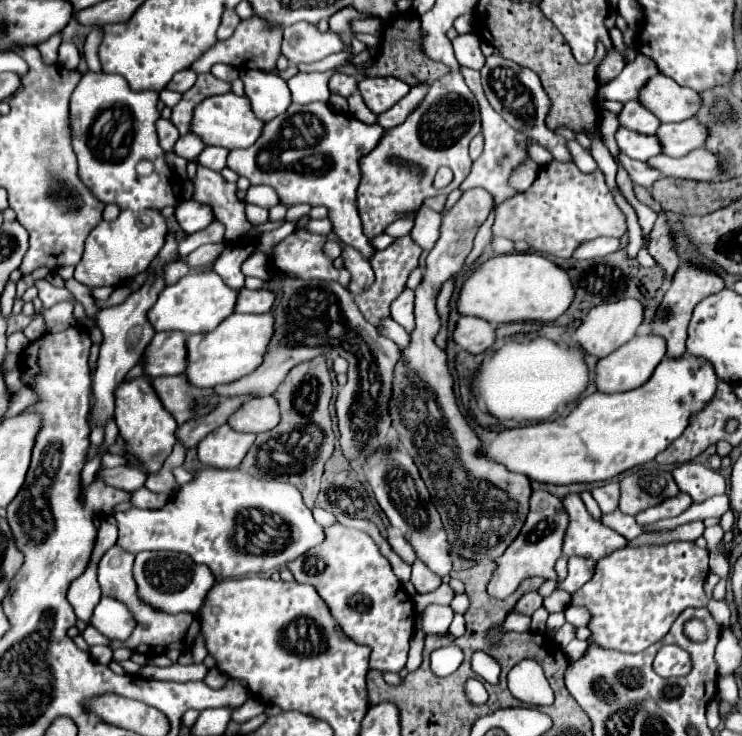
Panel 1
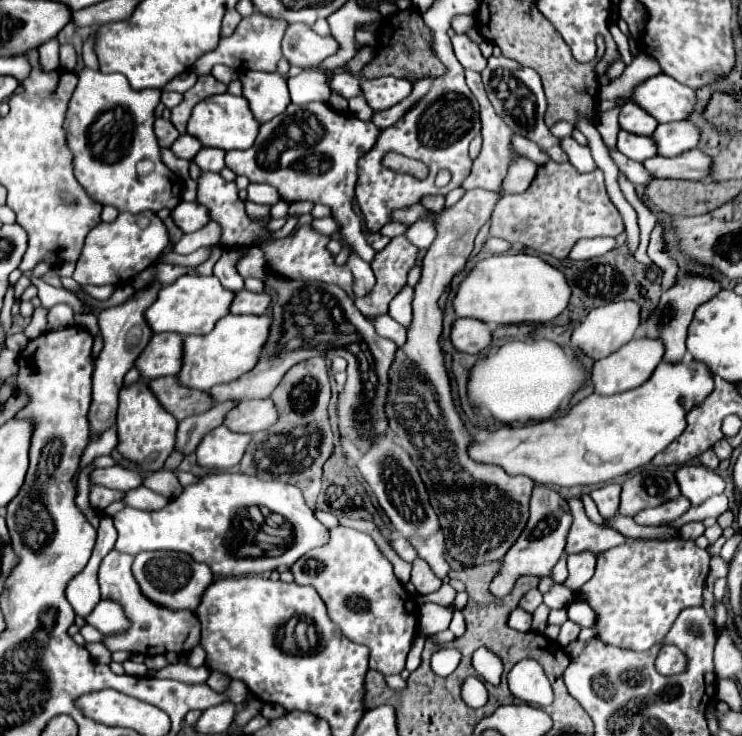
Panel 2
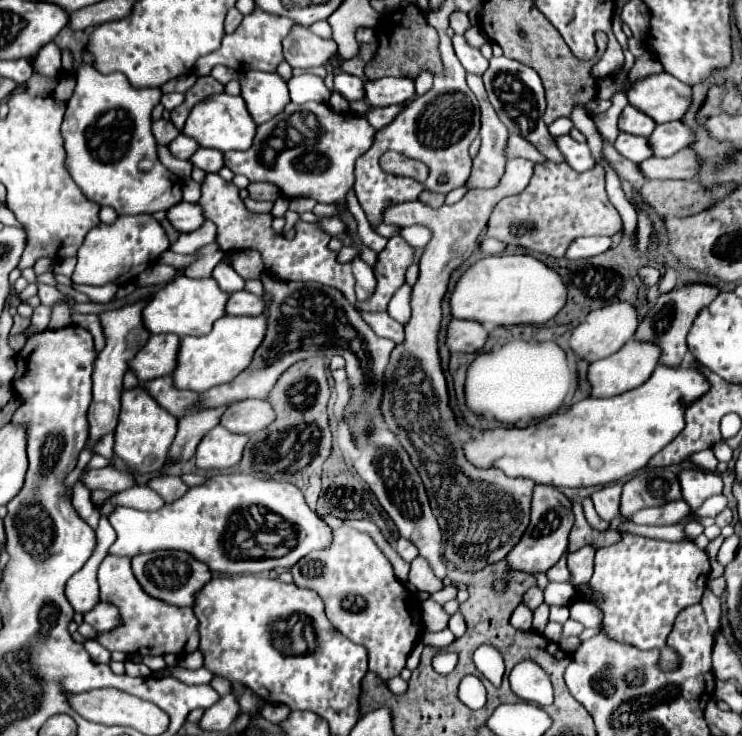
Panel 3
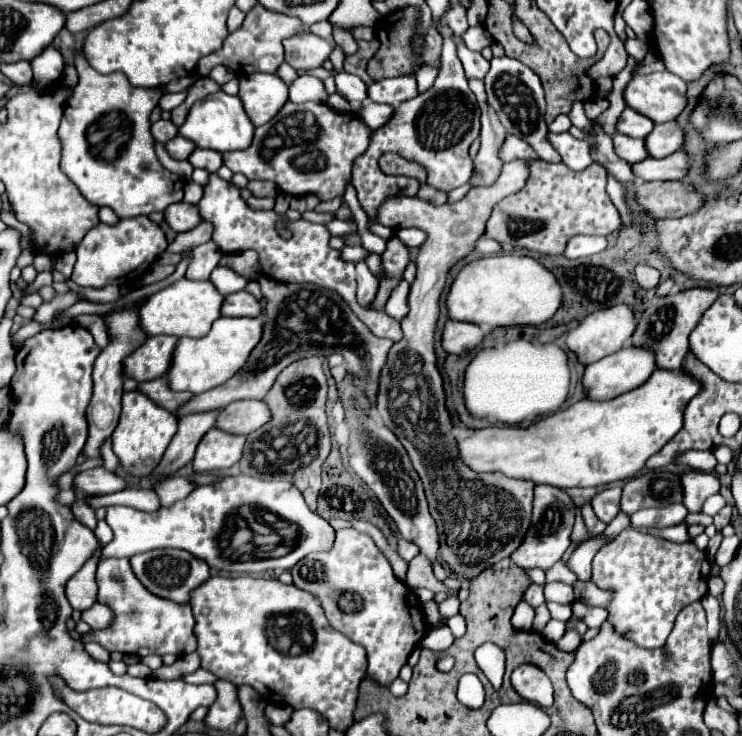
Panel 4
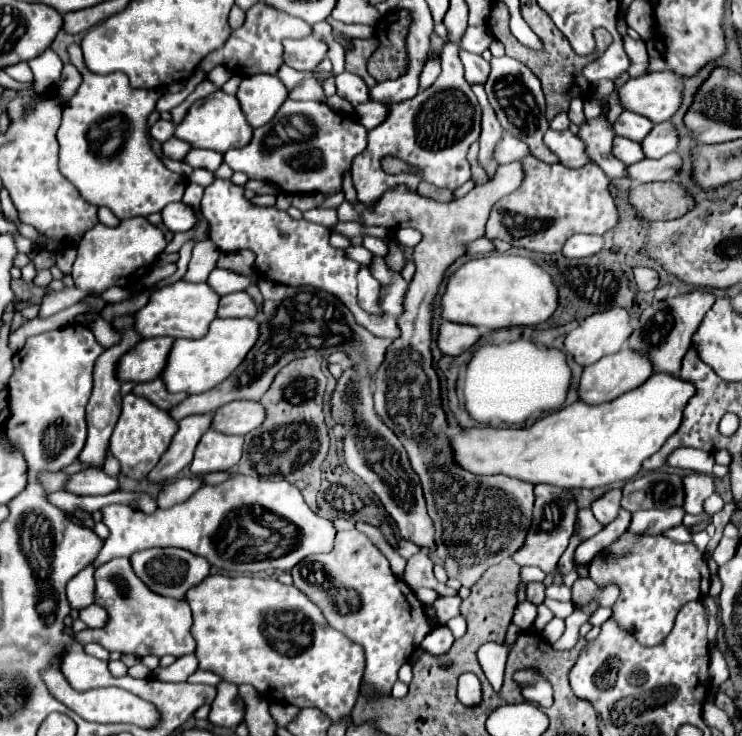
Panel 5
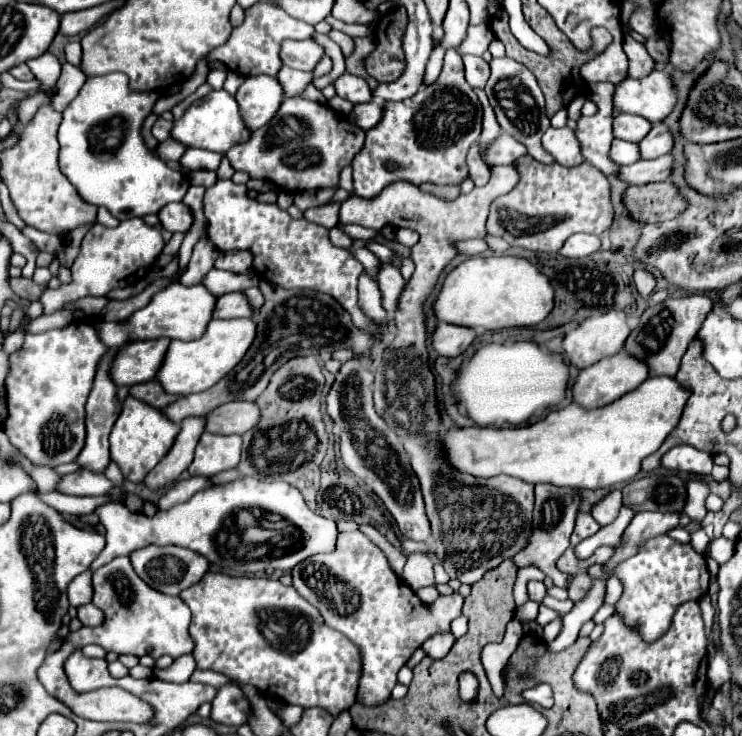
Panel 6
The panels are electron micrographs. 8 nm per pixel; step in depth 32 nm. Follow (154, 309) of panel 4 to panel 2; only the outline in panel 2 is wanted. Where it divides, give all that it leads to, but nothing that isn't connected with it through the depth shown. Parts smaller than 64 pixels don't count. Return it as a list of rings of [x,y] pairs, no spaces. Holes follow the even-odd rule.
[[[186,274],[158,292],[156,302],[146,310],[146,320],[154,332],[178,332],[182,336],[208,334],[212,332],[212,328],[220,318],[230,314],[232,300],[234,292],[224,288],[214,274],[210,276]]]

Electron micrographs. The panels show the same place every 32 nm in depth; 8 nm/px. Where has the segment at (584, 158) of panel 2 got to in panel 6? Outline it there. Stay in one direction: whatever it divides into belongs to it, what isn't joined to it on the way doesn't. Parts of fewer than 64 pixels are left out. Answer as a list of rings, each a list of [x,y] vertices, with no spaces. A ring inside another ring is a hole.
[[[548,128],[542,136],[542,144],[562,166],[576,166],[584,162],[580,142],[570,128]]]

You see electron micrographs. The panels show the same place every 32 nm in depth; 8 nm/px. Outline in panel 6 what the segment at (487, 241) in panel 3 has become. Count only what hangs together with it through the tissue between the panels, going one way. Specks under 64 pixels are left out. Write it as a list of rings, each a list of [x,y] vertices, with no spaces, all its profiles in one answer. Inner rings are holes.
[[[466,240],[466,242],[460,242],[458,248],[460,248],[462,254],[476,256],[476,254],[486,252],[488,250],[488,244],[486,244],[486,240]]]

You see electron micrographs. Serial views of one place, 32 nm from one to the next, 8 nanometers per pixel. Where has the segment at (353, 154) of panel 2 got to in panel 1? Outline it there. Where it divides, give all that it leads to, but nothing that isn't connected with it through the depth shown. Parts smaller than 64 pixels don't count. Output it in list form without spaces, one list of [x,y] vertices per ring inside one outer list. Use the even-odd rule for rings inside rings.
[[[312,102],[306,106],[290,104],[284,114],[264,126],[256,144],[228,154],[228,168],[248,178],[250,184],[272,186],[278,192],[280,204],[286,208],[296,204],[326,206],[330,210],[332,232],[338,240],[370,258],[374,250],[362,234],[356,206],[356,190],[360,184],[358,160],[376,148],[384,132],[386,130],[378,124],[370,126],[350,114],[334,112],[326,102]]]

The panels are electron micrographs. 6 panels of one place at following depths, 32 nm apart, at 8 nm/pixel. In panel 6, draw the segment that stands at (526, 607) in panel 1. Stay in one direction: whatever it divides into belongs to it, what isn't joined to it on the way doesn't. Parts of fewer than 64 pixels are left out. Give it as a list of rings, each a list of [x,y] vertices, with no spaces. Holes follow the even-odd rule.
[[[536,580],[528,582],[528,598],[530,598],[530,600],[534,600],[534,602],[540,604],[544,596],[546,596],[546,586],[544,586],[544,582],[536,582]]]

